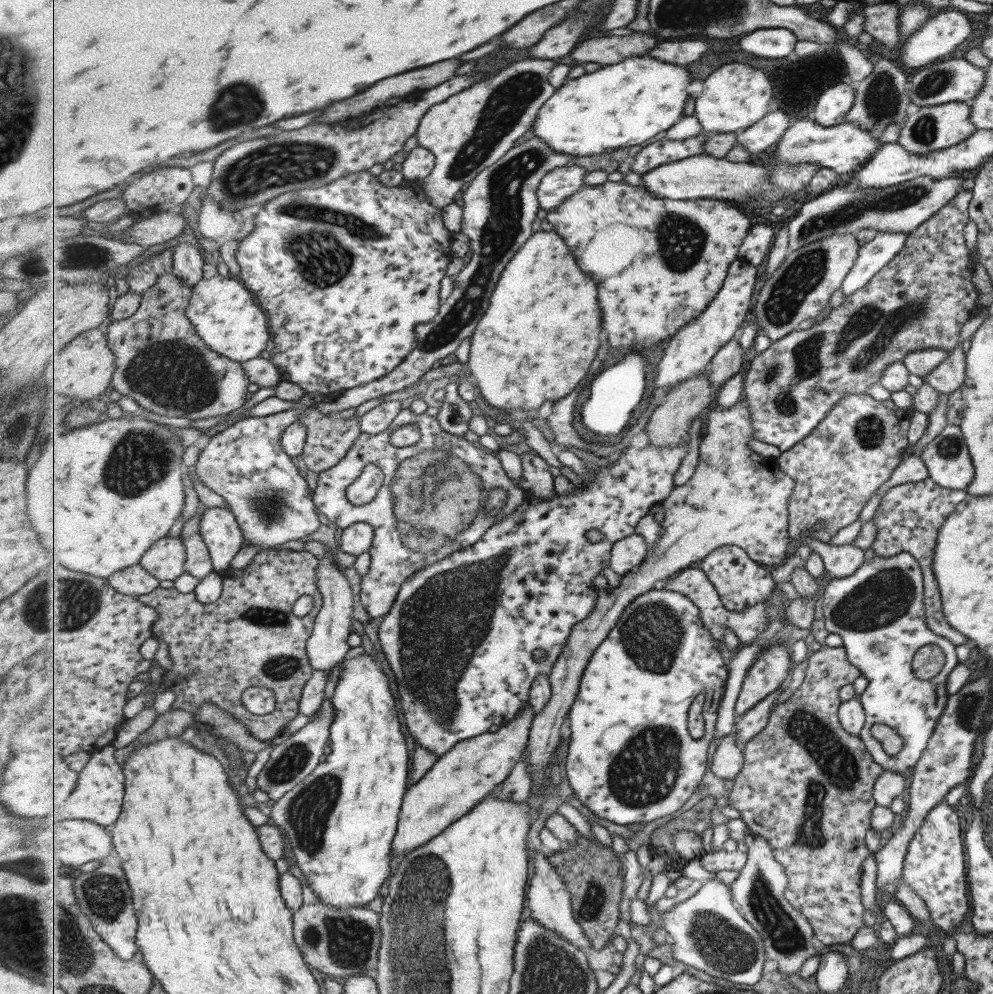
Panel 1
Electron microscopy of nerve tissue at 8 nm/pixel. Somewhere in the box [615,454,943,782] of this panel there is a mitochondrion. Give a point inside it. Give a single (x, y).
(876, 602)

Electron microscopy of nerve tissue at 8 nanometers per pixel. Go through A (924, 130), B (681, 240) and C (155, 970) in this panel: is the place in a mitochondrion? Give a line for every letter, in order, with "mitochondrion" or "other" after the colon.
A: mitochondrion
B: mitochondrion
C: other

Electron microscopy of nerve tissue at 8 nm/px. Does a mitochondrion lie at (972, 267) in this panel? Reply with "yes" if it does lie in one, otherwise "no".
no

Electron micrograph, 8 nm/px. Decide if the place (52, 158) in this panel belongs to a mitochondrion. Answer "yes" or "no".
no

